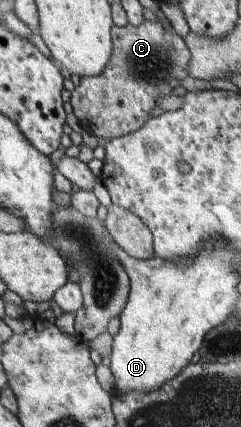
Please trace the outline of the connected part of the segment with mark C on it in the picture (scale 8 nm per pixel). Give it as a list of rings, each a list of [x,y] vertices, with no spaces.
[[[156,19],[138,26],[114,26],[114,50],[106,70],[101,75],[82,78],[71,93],[73,112],[87,132],[110,141],[139,131],[151,119],[151,109],[158,106],[159,99],[171,95],[181,85],[181,79],[190,76],[192,51],[188,43],[173,28],[162,27]]]

